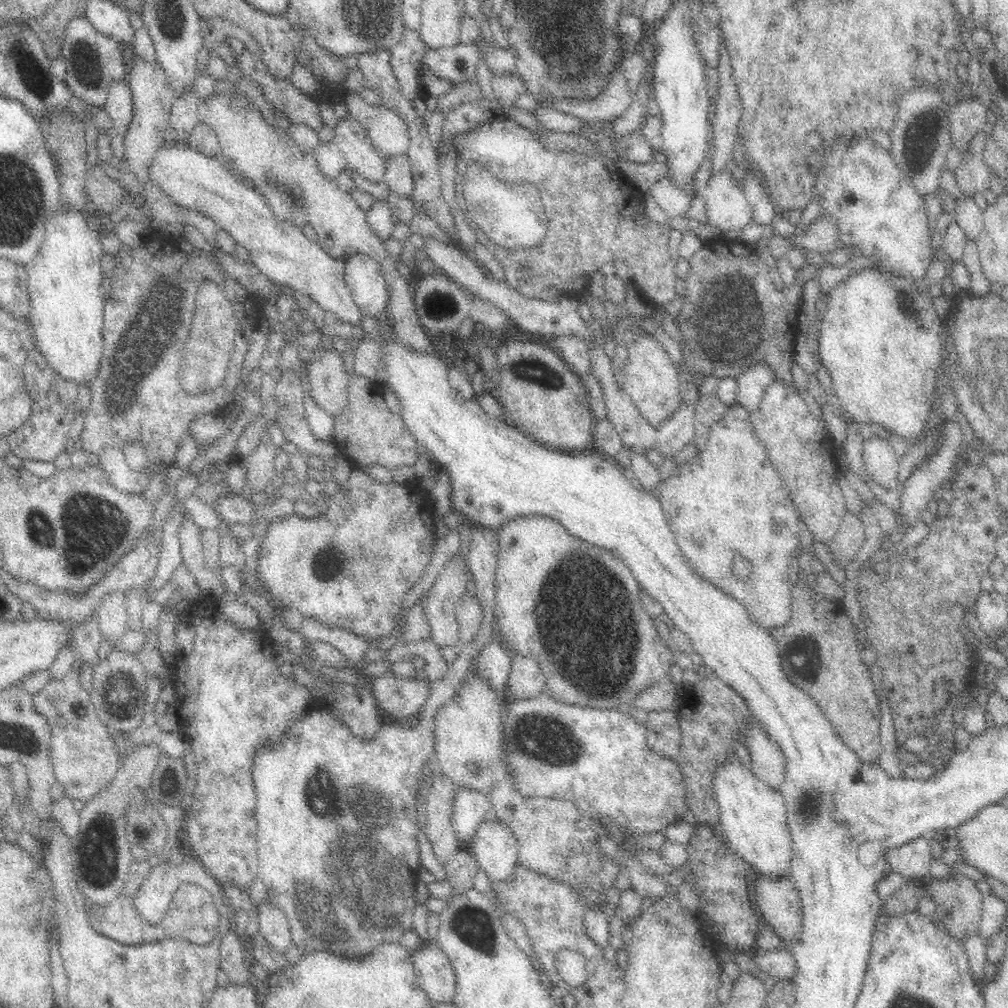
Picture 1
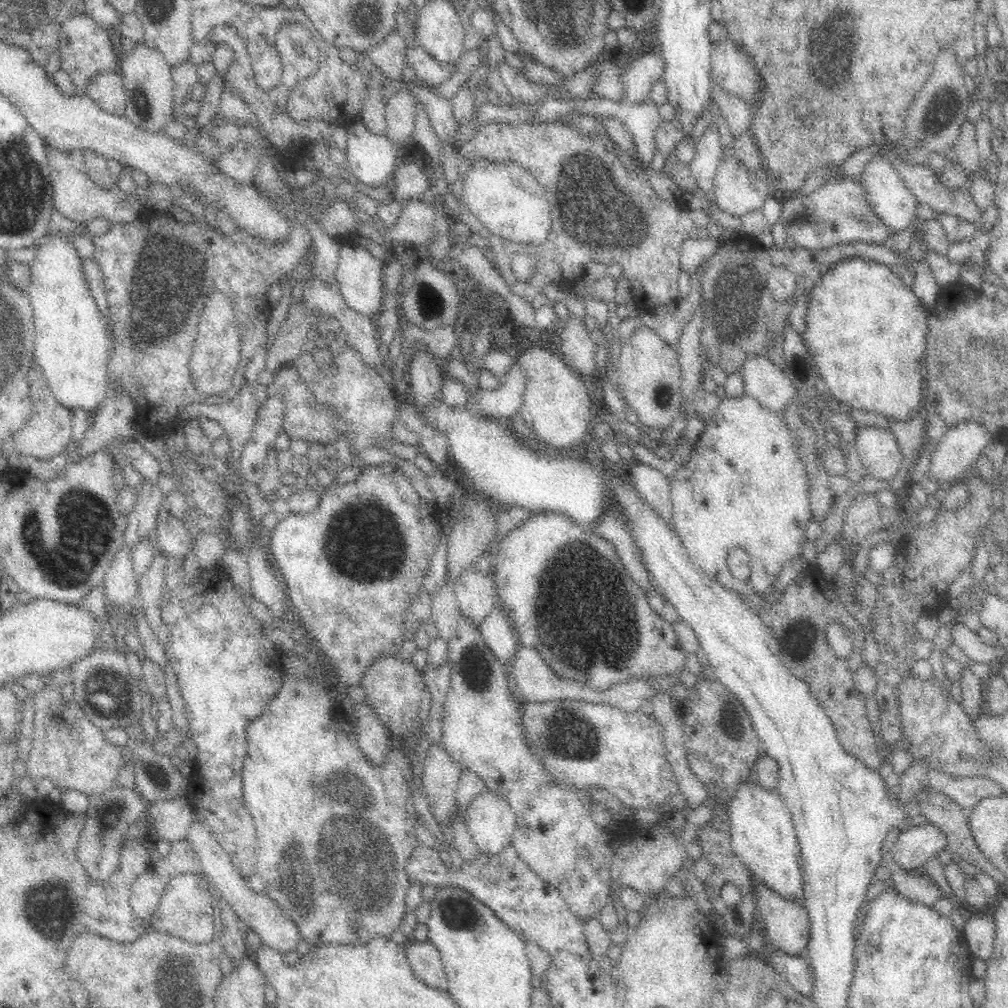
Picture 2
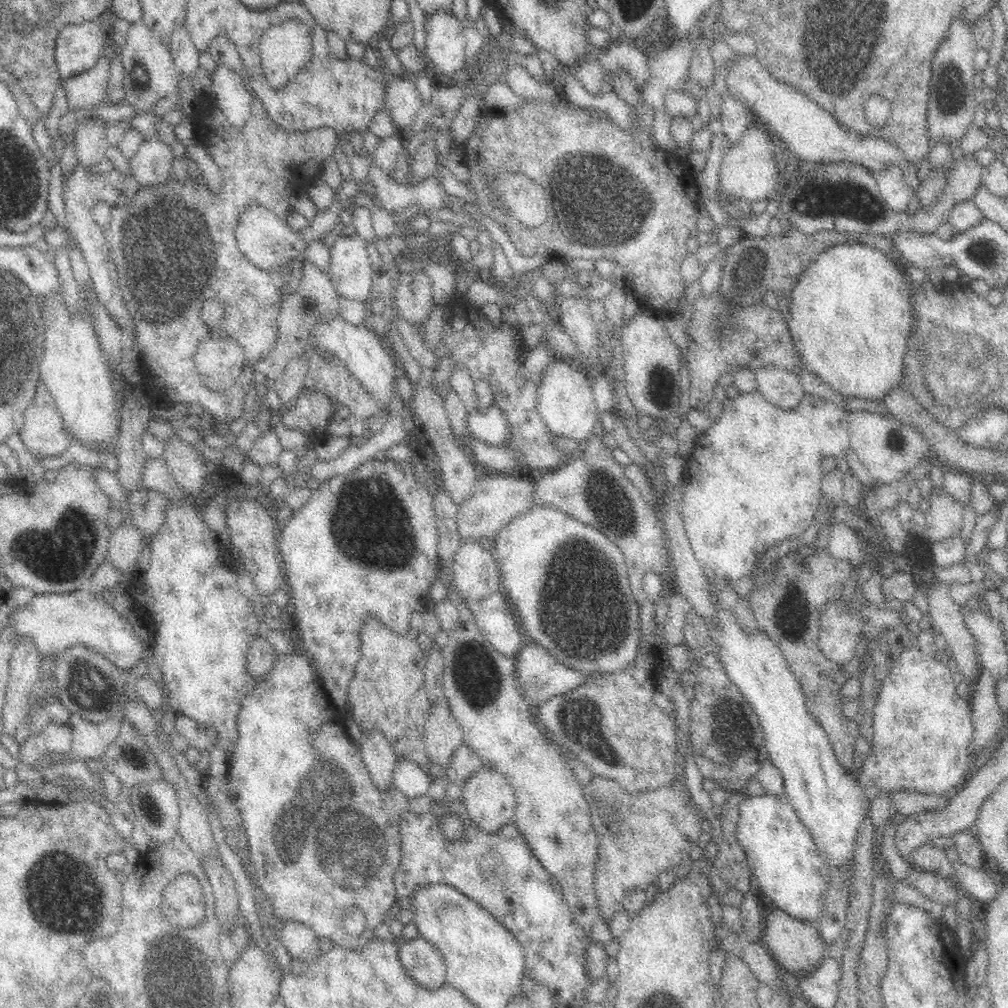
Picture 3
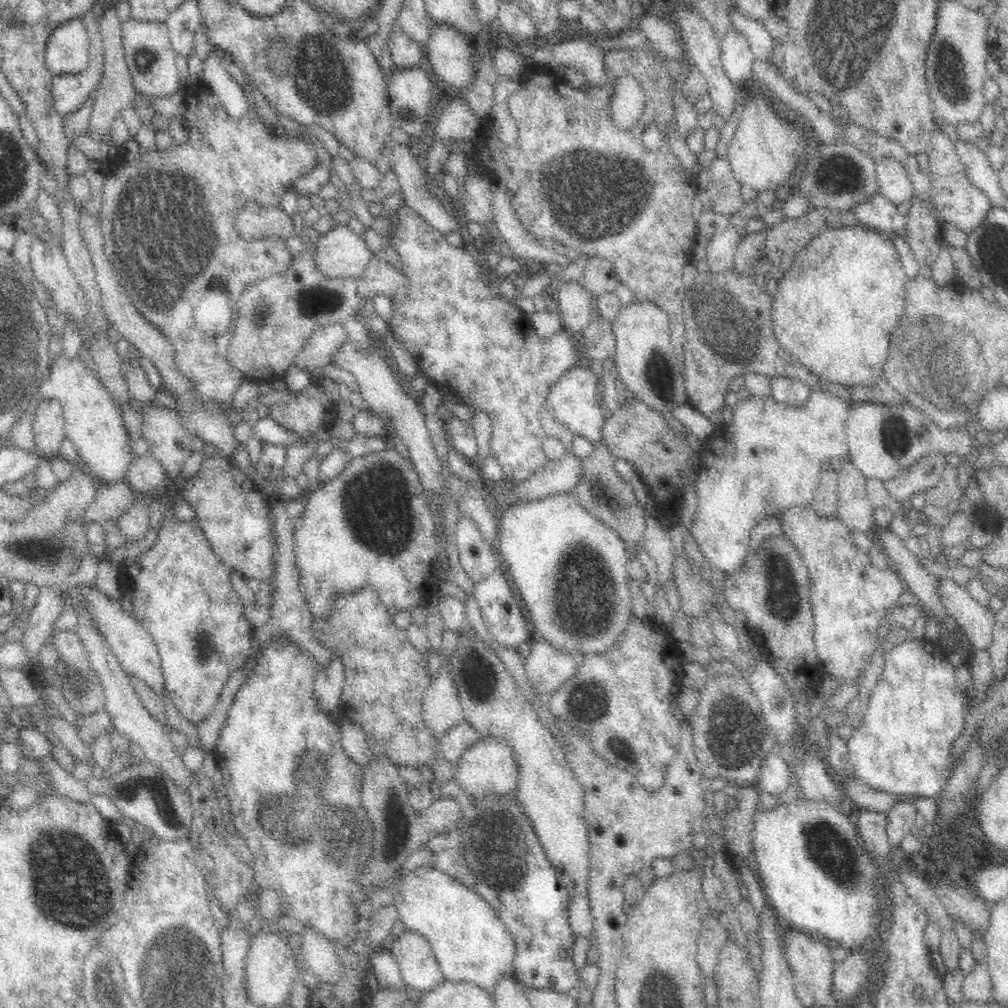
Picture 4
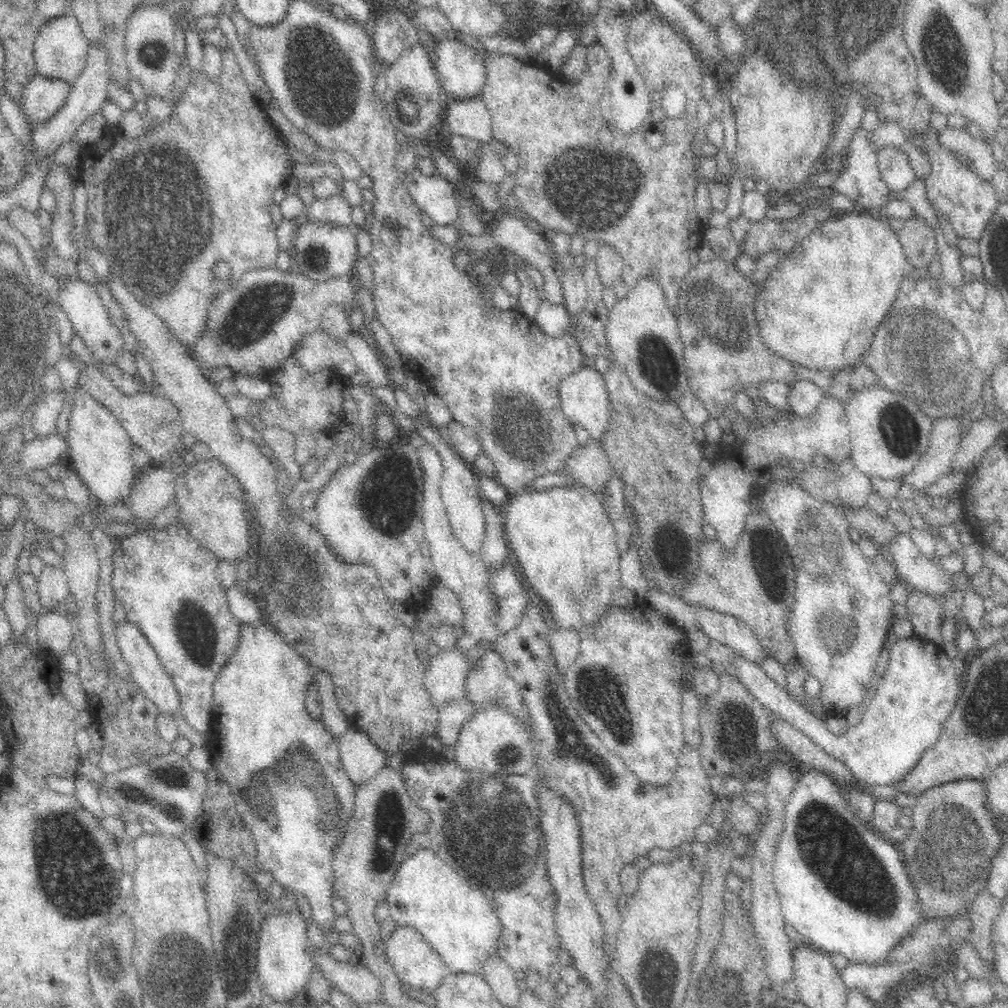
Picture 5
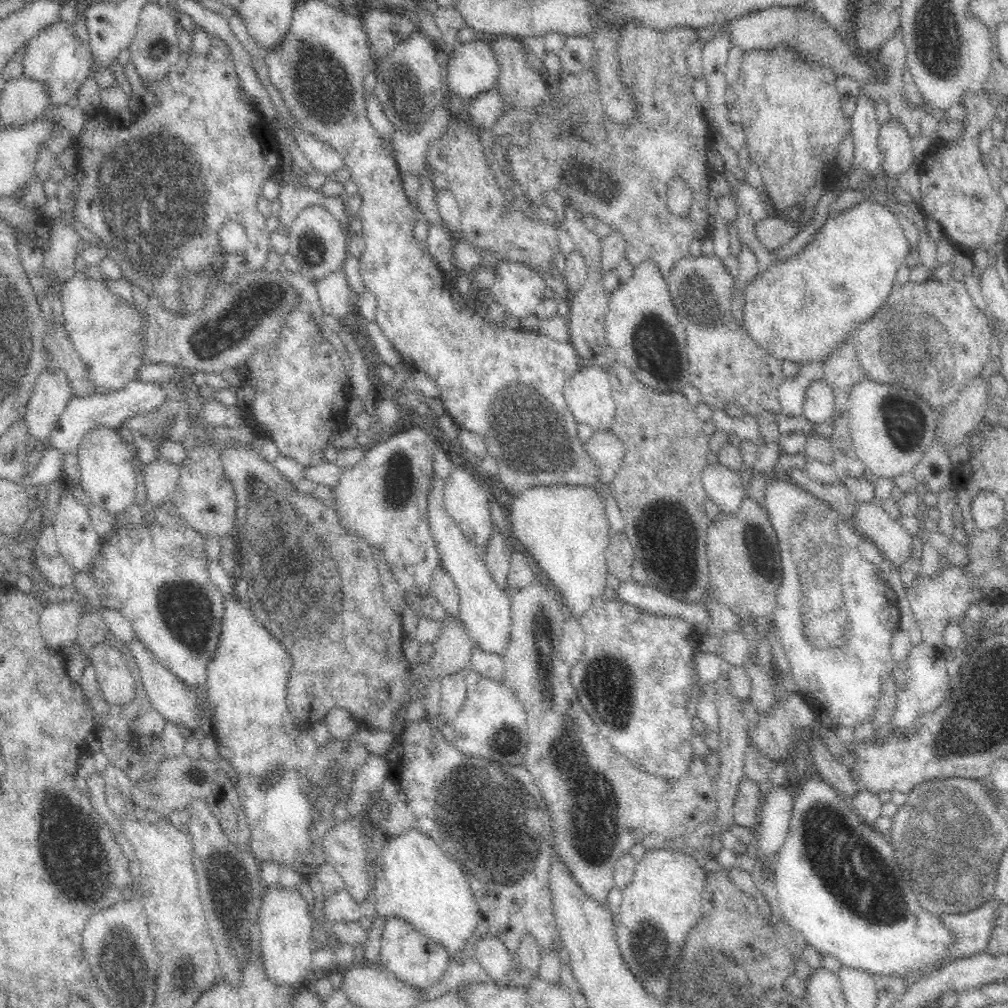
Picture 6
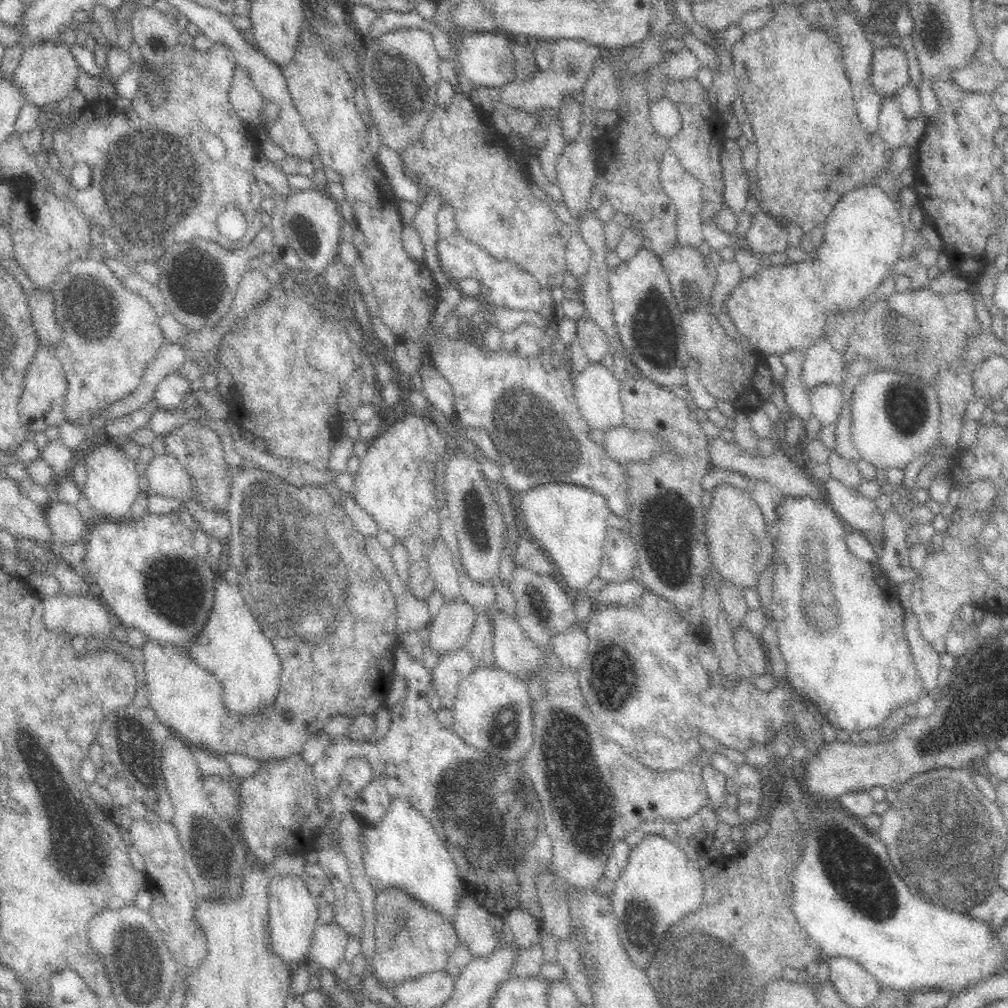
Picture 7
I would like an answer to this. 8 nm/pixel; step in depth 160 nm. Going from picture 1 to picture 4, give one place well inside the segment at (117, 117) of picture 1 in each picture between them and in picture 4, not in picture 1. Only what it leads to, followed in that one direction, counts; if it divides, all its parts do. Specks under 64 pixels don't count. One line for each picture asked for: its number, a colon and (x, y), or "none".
2: (107, 89)
3: (88, 90)
4: (69, 92)

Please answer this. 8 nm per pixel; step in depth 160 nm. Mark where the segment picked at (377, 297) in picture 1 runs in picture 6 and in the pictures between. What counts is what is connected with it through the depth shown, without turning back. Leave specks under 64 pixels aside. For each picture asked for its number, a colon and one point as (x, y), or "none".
2: (359, 273)
3: (350, 271)
4: (341, 253)
5: (323, 251)
6: (318, 243)

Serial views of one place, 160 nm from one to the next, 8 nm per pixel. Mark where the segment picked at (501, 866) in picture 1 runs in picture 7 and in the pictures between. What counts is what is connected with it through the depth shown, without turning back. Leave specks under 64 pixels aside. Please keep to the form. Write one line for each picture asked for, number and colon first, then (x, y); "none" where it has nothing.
2: (490, 821)
3: (490, 803)
4: (488, 768)
5: (492, 742)
6: (492, 725)
7: (492, 712)

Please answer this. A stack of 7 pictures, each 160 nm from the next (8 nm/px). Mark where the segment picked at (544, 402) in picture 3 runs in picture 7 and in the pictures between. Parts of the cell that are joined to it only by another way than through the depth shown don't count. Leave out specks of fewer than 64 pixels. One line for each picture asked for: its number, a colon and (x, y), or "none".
4: (574, 401)
5: (584, 399)
6: (588, 395)
7: (596, 393)

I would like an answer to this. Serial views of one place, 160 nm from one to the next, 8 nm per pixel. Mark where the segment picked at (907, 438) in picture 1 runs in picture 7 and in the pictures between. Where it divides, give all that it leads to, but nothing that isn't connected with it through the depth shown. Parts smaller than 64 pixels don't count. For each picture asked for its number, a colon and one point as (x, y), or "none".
2: (866, 331)
3: (851, 316)
4: (835, 310)
5: (820, 309)
6: (801, 309)
7: (786, 307)

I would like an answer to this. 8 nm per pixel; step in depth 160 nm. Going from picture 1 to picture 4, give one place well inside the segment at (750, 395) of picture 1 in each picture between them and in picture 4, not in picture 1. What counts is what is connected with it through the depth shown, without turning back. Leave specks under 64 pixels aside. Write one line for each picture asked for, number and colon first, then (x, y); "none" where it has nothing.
2: (764, 379)
3: (782, 388)
4: (790, 392)

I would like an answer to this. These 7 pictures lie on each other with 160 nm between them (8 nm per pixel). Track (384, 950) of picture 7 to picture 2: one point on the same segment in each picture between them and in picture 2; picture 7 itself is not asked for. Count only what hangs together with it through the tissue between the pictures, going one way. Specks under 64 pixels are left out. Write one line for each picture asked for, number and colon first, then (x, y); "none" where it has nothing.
2: (425, 959)
3: (420, 959)
4: (420, 971)
5: (416, 964)
6: (419, 963)

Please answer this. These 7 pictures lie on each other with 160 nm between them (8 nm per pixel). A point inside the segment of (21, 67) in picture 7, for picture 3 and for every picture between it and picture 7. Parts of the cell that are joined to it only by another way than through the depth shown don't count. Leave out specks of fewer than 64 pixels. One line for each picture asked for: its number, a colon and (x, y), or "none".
3: (78, 47)
4: (67, 52)
5: (59, 51)
6: (56, 56)

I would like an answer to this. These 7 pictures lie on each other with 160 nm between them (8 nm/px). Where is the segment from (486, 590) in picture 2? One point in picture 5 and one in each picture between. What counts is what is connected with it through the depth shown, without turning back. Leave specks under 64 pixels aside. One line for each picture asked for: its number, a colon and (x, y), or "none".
3: (475, 573)
4: (476, 557)
5: (459, 488)

